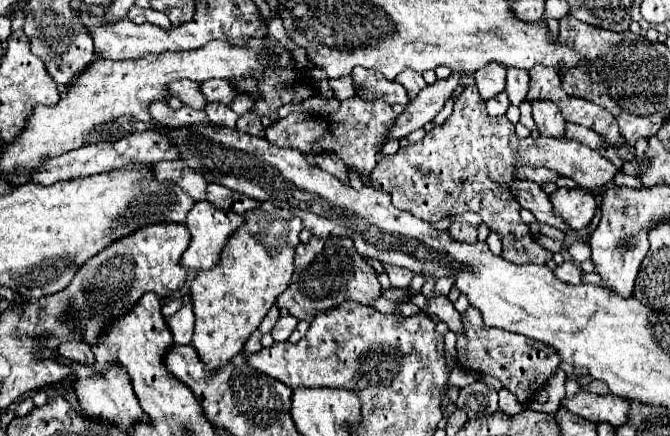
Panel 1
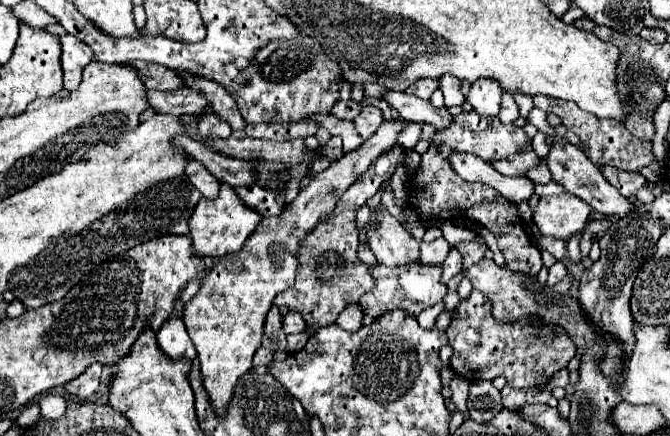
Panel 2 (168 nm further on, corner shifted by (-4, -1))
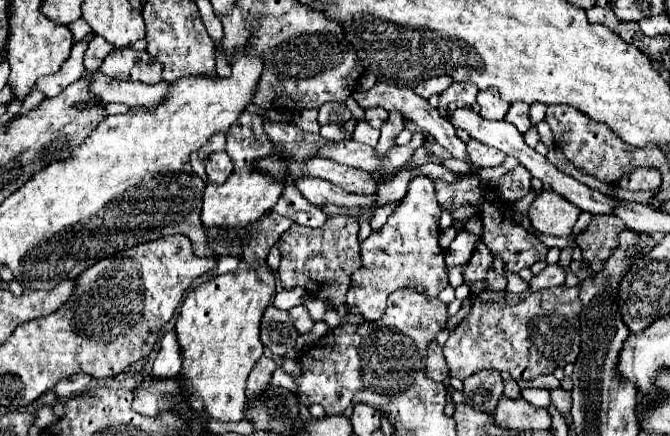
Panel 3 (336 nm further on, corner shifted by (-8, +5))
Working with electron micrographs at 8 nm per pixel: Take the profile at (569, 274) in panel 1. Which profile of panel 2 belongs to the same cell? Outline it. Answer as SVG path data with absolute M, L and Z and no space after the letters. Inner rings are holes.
M557 261L557 263L549 269L549 279L547 279L547 283L549 283L549 285L557 285L567 273L569 273L569 271L567 271L565 263L563 263L563 261Z

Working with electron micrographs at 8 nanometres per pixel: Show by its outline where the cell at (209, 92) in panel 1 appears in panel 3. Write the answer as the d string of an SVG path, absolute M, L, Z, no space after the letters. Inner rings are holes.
M99 71L93 73L91 93L105 103L125 103L129 107L155 107L159 99L167 95L169 83L161 81L157 85L143 85L131 81L117 81Z

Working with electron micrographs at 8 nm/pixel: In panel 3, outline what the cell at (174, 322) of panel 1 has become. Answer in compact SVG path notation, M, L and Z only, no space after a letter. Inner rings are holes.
M169 331L161 339L161 349L153 361L153 369L149 371L149 375L153 379L171 379L179 373L179 365L179 343L175 343L175 331Z

